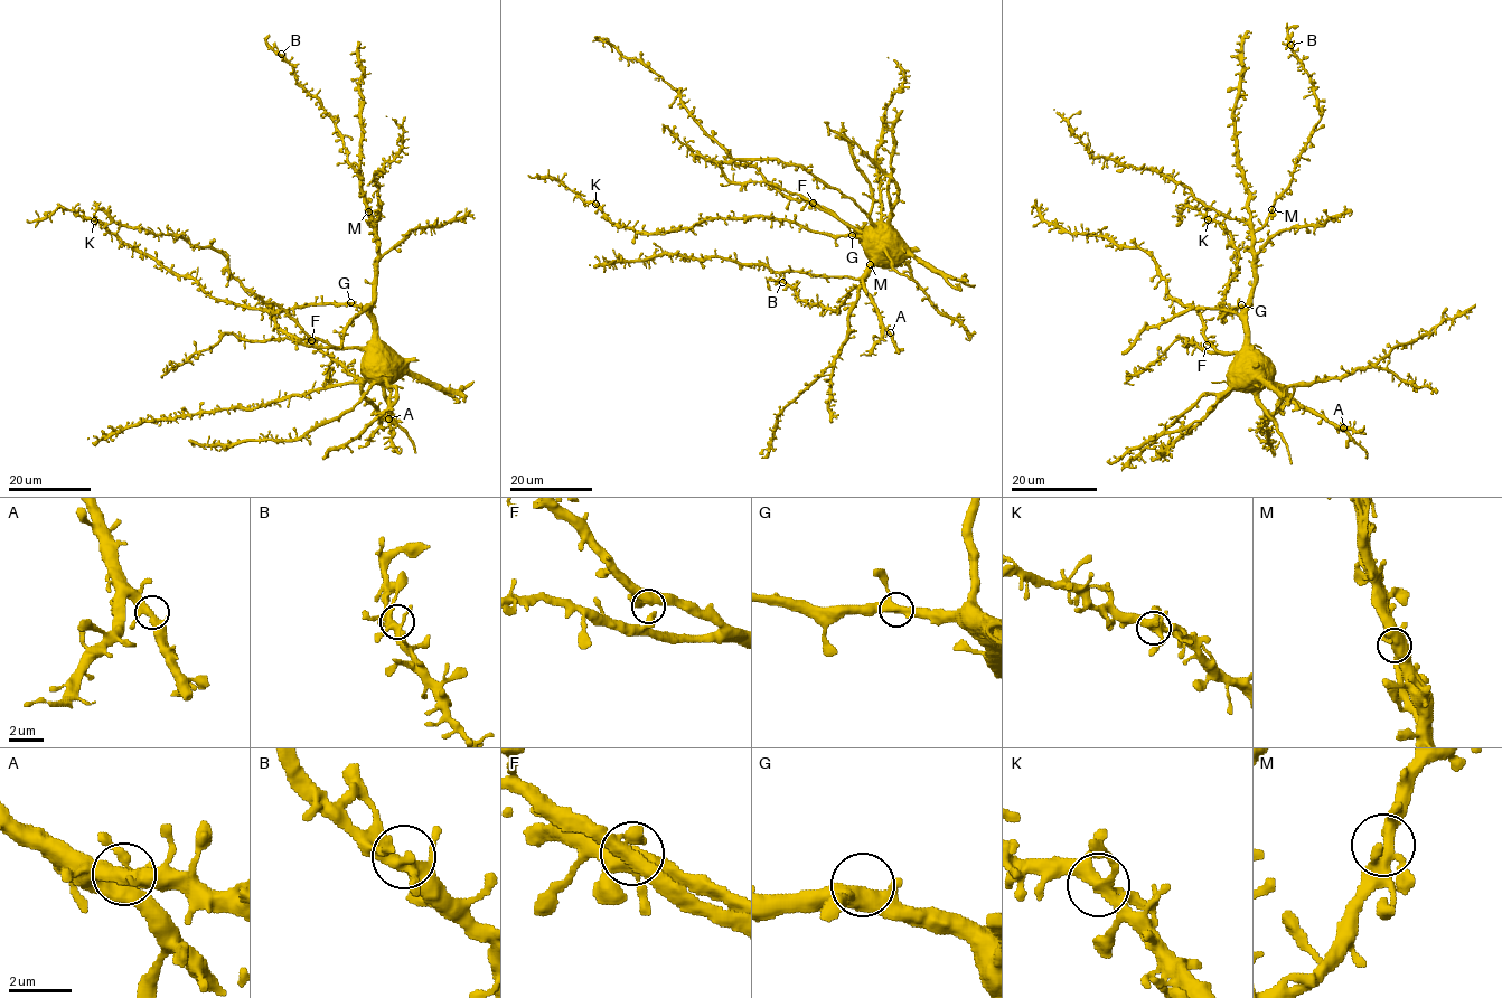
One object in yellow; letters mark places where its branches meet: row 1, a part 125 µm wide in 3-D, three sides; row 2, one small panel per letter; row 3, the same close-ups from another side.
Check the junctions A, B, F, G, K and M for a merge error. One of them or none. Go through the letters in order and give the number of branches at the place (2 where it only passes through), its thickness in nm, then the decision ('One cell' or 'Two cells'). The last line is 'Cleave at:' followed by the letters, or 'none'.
A: Branches: 4. Thickness 360 nm. One cell
B: Branches: 4. Thickness 380 nm. One cell
F: Branches: 4. Thickness 420 nm. One cell
G: Branches: 4. Thickness 420 nm. One cell
K: Branches: 4. Thickness 360 nm. One cell
M: Branches: 4. Thickness 360 nm. One cell
Cleave at: none

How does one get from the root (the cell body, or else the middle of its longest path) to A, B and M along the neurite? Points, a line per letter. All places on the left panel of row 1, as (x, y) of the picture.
A: (372, 327), (373, 373), (362, 386), (362, 392), (388, 419)
B: (372, 327), (377, 241), (371, 224), (367, 199), (335, 121), (297, 79), (294, 67), (281, 54)
M: (372, 327), (377, 241), (368, 212)

